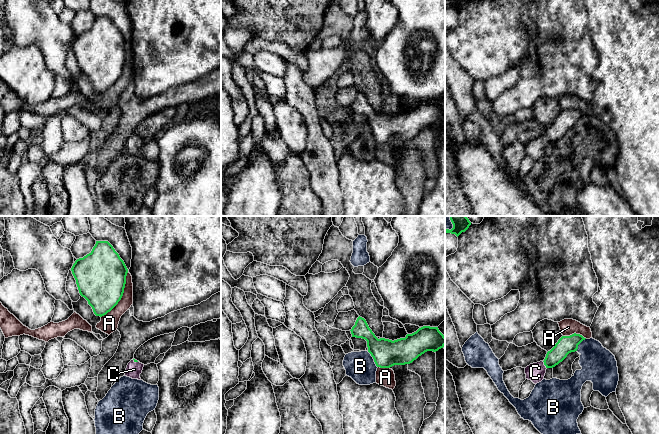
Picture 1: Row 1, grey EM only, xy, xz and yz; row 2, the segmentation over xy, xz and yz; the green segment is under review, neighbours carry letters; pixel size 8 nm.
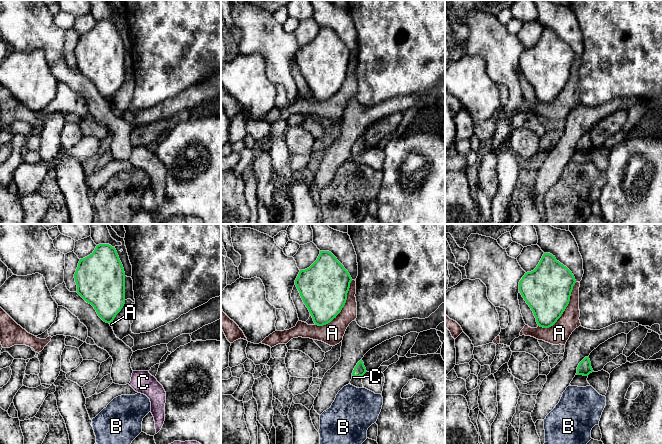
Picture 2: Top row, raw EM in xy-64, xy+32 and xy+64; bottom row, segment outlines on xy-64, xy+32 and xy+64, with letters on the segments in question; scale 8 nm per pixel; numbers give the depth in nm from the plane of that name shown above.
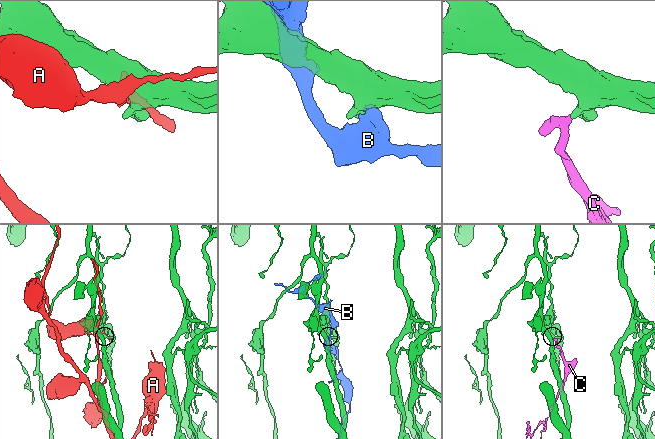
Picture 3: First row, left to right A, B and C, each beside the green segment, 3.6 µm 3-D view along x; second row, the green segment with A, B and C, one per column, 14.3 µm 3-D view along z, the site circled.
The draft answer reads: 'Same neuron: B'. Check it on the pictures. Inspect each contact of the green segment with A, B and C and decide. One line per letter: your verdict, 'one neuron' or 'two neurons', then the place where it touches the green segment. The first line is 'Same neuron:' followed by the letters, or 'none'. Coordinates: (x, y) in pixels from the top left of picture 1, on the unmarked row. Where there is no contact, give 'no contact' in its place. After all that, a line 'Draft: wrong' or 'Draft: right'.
Same neuron: C
A: two neurons | xy (122, 71)
B: two neurons | xz (373, 134)
C: one neuron | yz (544, 140)
Draft: wrong

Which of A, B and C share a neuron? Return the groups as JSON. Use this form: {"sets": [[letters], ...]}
{"sets": [["A"], ["B"], ["C"]]}

